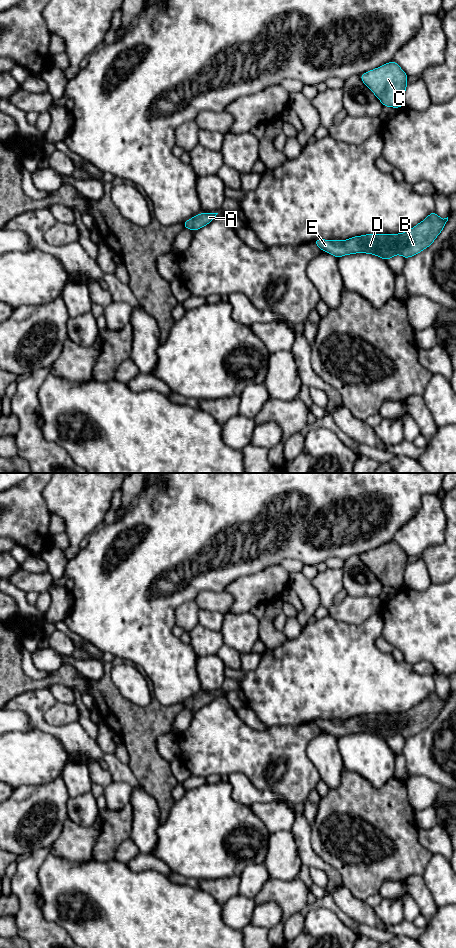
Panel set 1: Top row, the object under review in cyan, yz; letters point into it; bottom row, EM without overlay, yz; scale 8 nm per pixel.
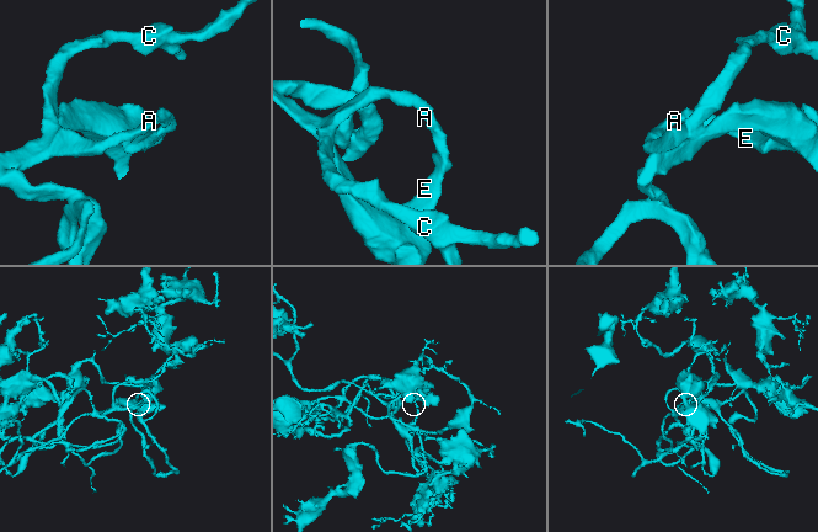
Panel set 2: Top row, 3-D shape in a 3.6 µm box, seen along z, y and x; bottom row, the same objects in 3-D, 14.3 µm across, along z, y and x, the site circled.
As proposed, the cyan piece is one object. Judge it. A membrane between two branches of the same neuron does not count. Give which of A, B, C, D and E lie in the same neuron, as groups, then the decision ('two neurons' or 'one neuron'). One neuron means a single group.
groups A B C D E; one neuron

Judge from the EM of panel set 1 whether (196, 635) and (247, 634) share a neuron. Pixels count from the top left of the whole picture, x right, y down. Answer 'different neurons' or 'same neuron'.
same neuron

